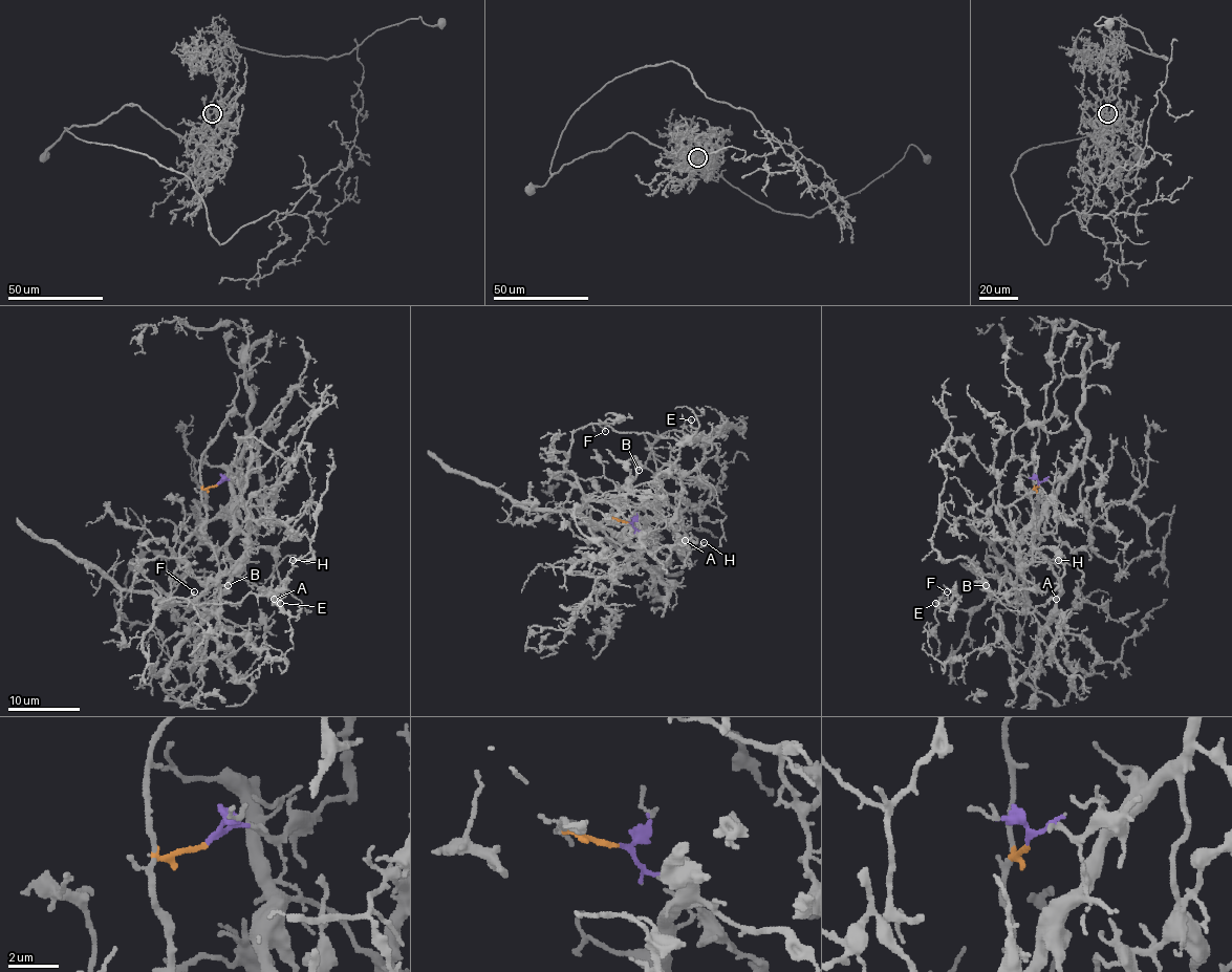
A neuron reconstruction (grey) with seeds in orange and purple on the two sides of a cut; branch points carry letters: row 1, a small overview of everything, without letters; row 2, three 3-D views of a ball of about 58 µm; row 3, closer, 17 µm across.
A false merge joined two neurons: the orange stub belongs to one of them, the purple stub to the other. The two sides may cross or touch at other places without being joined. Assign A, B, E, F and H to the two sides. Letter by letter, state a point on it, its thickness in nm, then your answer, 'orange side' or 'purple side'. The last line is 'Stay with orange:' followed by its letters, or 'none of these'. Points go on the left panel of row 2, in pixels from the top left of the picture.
A: at (274, 599); 150 nm thick; purple side
B: at (228, 585); 140 nm thick; orange side
E: at (280, 603); 130 nm thick; orange side
F: at (194, 591); 150 nm thick; orange side
H: at (293, 560); 100 nm thick; purple side
Stay with orange: B, E, F

